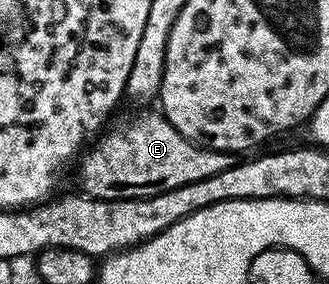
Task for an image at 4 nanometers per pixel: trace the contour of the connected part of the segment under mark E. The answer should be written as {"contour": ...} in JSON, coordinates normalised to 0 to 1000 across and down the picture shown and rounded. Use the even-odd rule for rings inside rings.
{"contour":[[[426,391],[426,401],[380,454],[334,458],[337,451],[331,451],[252,542],[255,585],[246,588],[243,609],[255,627],[246,630],[243,651],[255,662],[246,669],[264,690],[295,694],[313,708],[356,708],[398,694],[465,694],[471,680],[517,673],[529,658],[553,658],[565,644],[602,644],[602,630],[638,630],[638,616],[663,616],[663,602],[687,602],[687,588],[708,581],[708,542],[587,511],[502,419],[495,394],[438,394],[450,391]]]}

